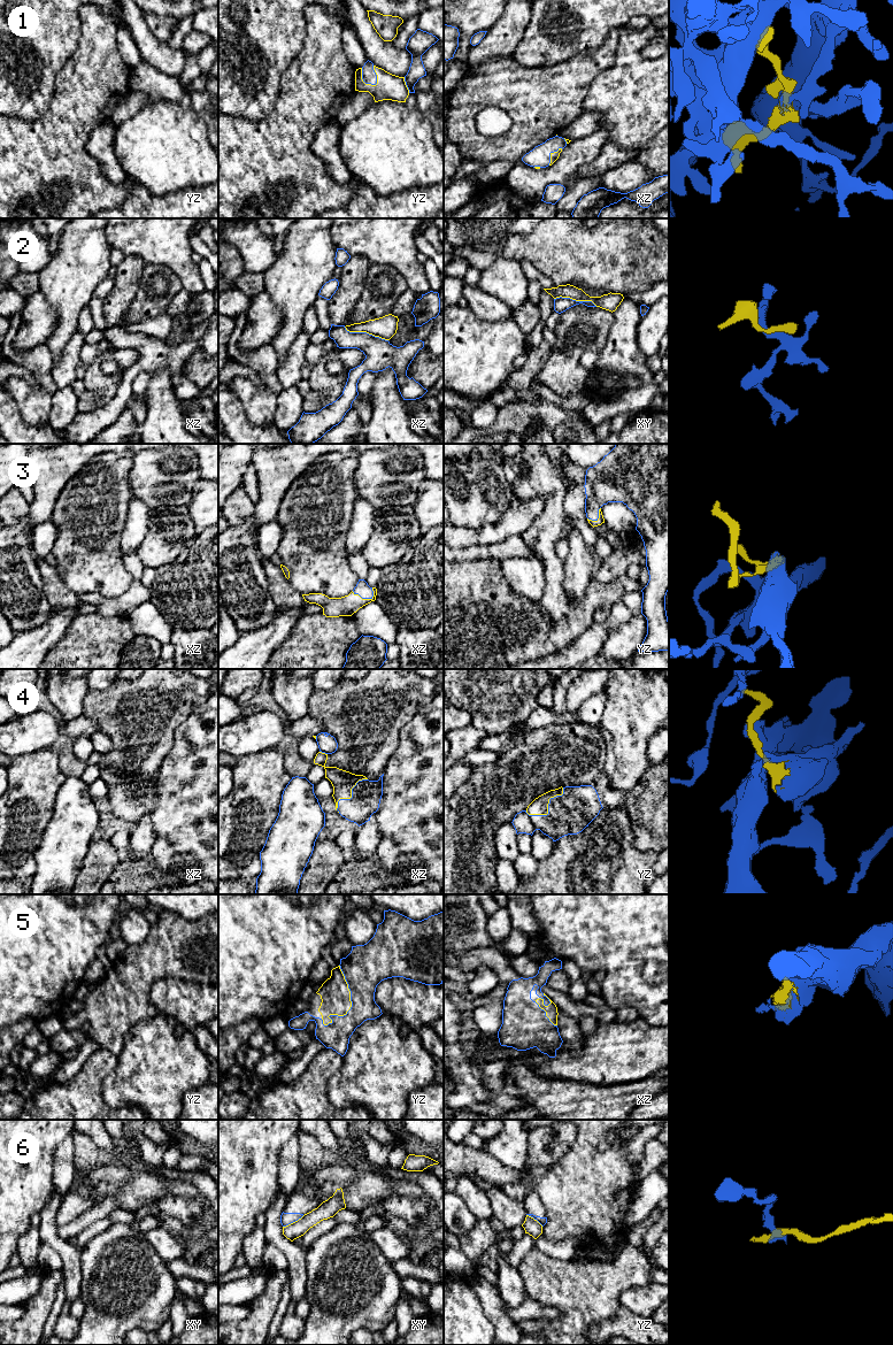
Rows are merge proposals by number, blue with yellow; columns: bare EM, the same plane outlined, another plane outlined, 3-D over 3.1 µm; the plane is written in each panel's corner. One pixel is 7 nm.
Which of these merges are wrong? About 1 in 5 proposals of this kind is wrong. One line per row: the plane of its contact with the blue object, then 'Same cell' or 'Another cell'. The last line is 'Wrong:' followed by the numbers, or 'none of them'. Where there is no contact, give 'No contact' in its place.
1: Touches blue in yz. Same cell
2: Touches blue in xz. Another cell
3: Touches blue in xz. Same cell
4: Touches blue in yz. Same cell
5: Touches blue in yz. Same cell
6: Touches blue in xy. Another cell
Wrong: 2, 6

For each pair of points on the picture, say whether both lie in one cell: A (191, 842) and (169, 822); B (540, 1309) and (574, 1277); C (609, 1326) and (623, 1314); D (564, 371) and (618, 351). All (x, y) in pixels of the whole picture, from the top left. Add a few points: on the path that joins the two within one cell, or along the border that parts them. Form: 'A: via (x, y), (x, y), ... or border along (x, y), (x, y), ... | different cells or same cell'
A: via (185, 836), (175, 828) | same cell
B: border along (559, 1312), (553, 1319), (532, 1317), (521, 1321) | different cells
C: via (613, 1324), (620, 1317) | same cell
D: border along (610, 328), (606, 345), (598, 352) | different cells

